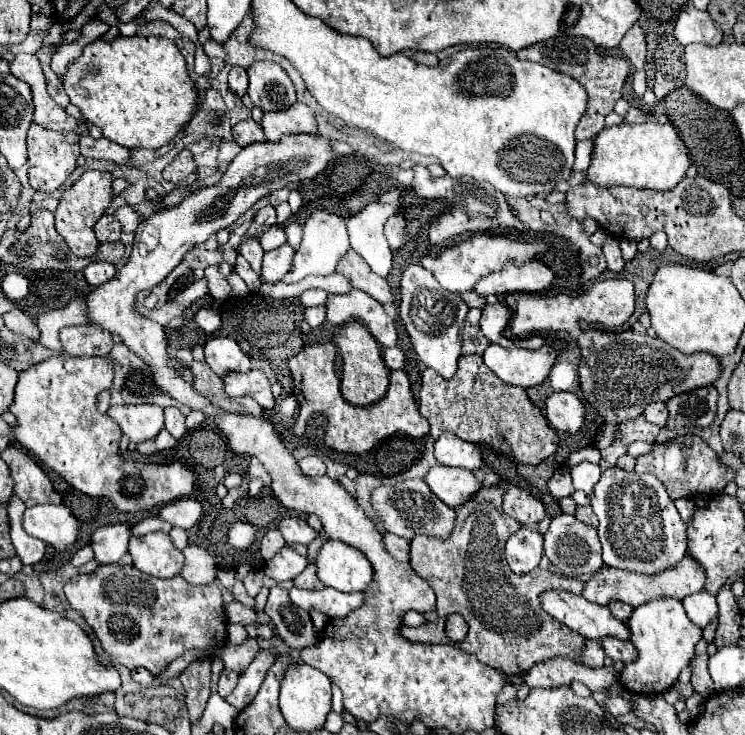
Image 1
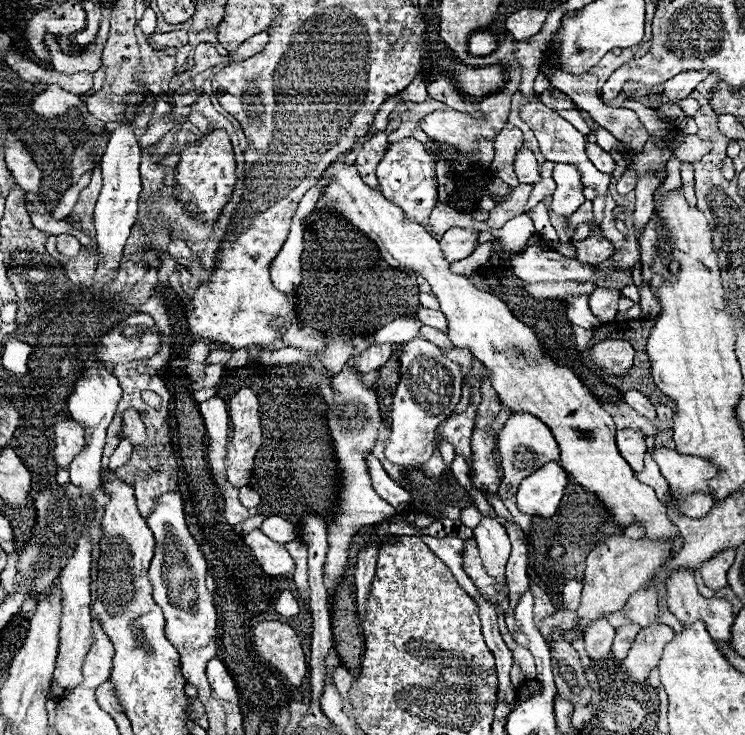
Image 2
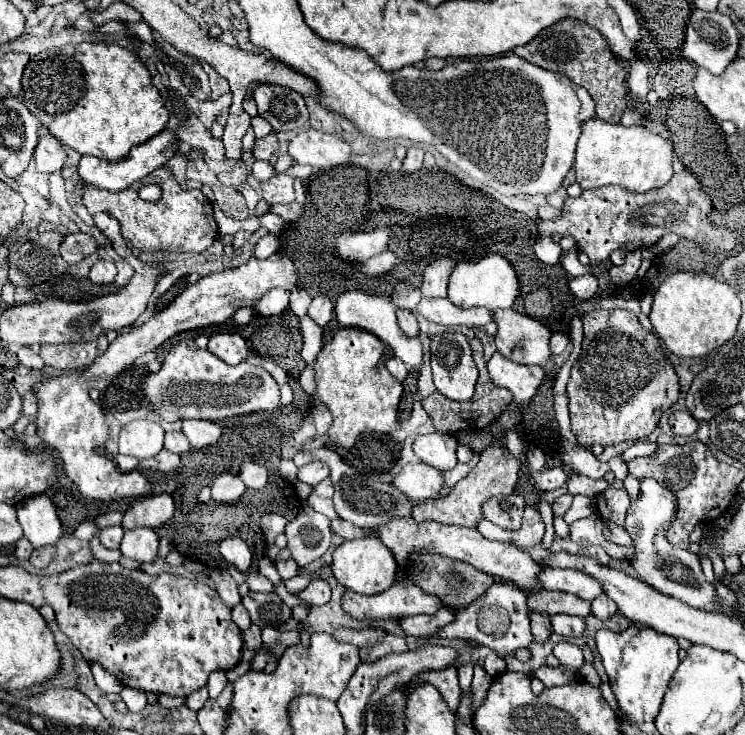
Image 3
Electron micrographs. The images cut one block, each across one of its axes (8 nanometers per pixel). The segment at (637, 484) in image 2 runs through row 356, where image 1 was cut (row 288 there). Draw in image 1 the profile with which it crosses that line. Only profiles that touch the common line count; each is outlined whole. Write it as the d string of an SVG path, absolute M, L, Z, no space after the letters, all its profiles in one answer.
M528 262L524 266L508 264L504 270L488 274L476 284L476 292L482 296L490 294L512 294L512 292L544 292L550 288L554 272L542 262Z

